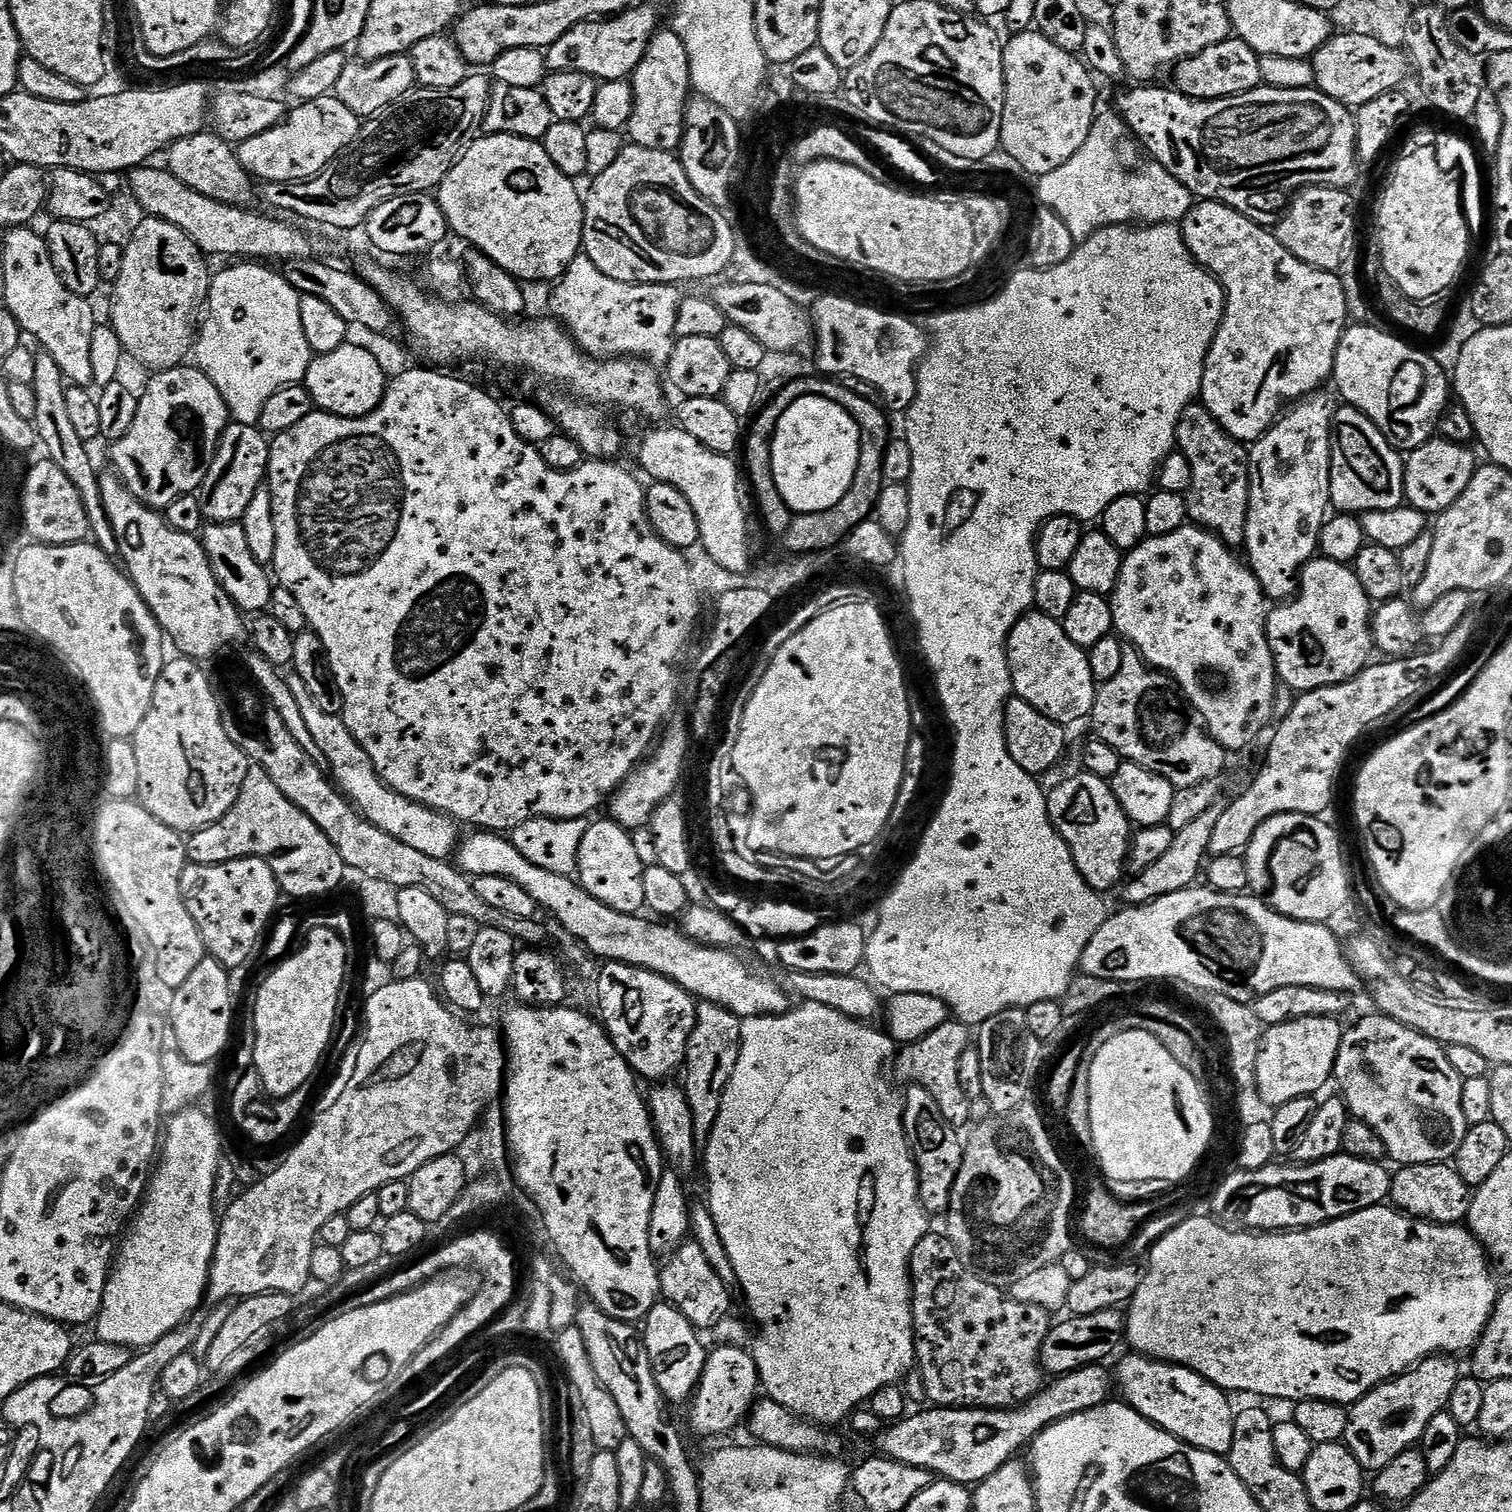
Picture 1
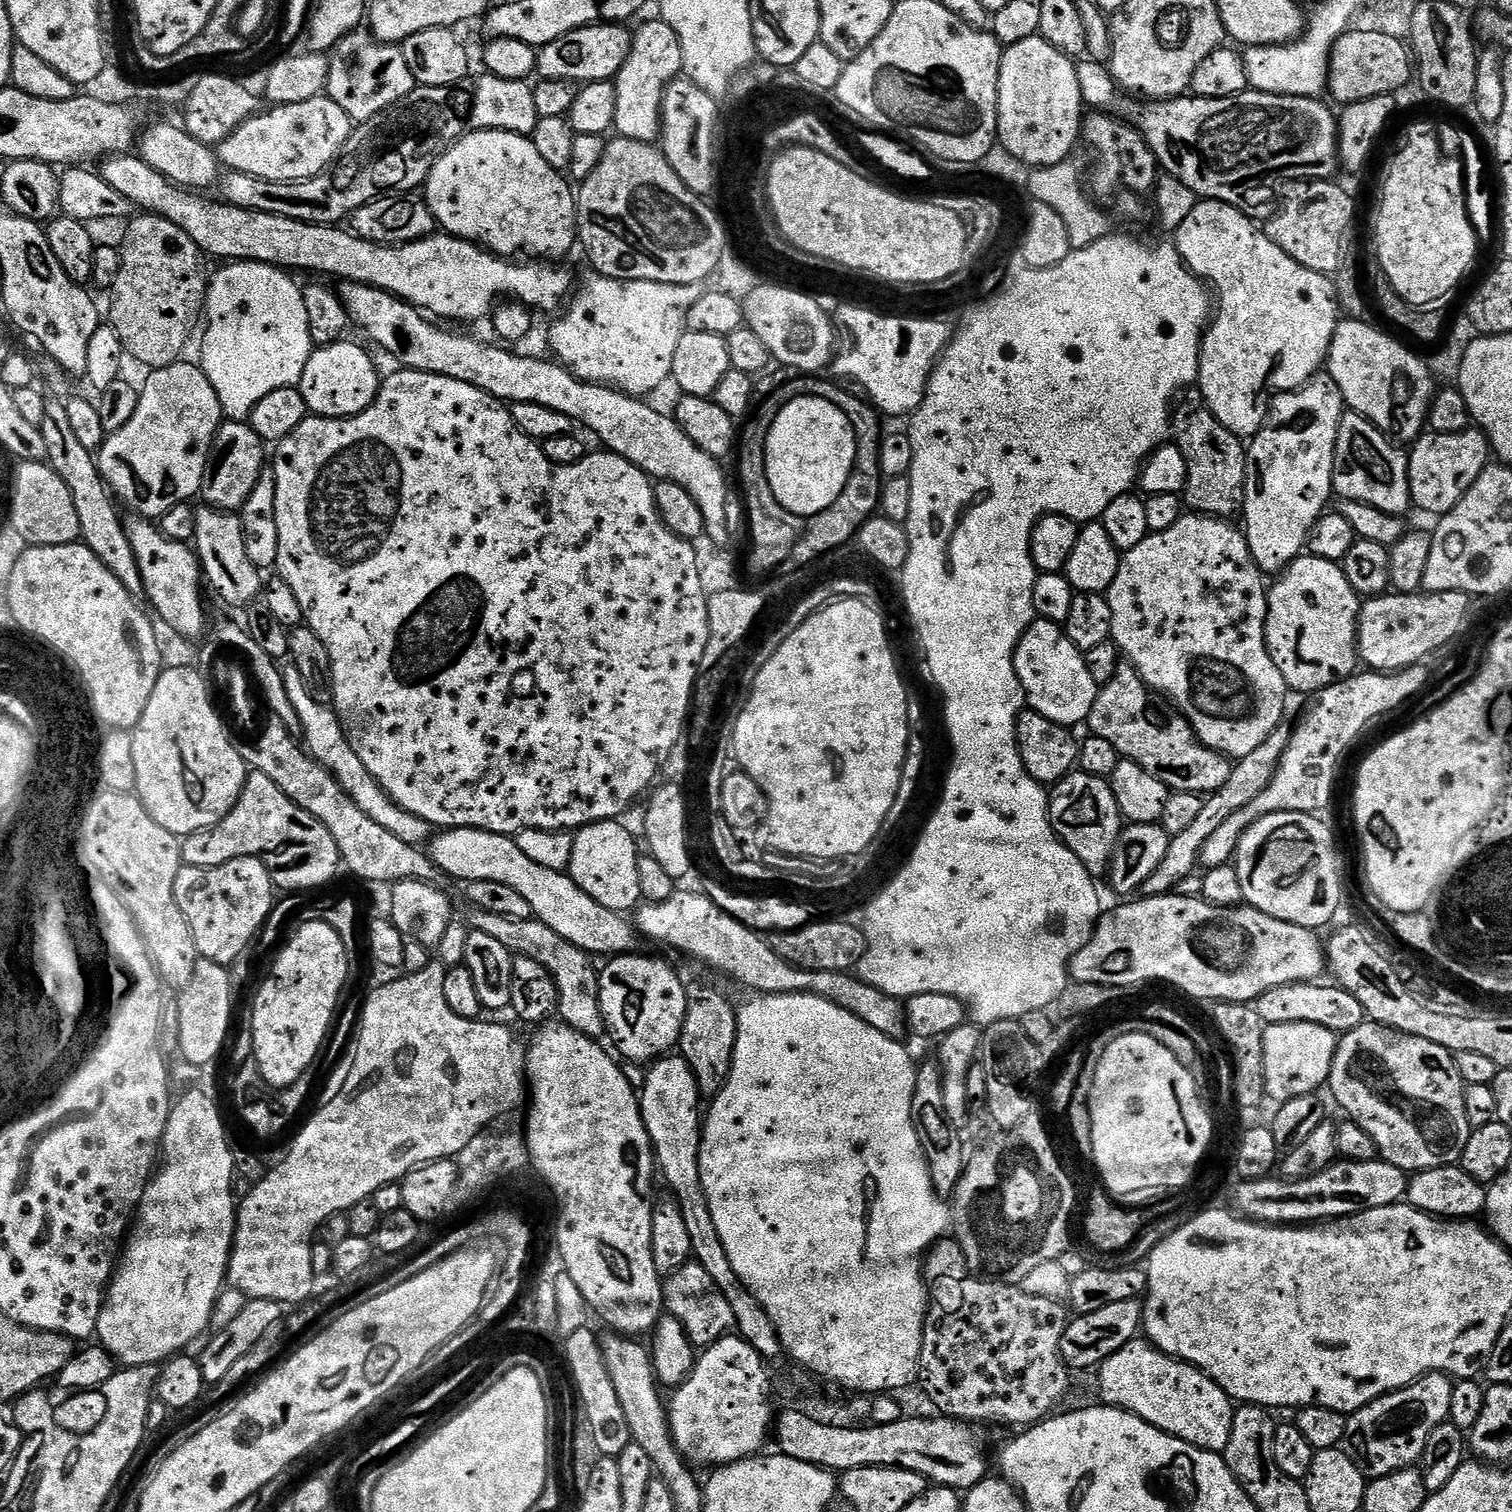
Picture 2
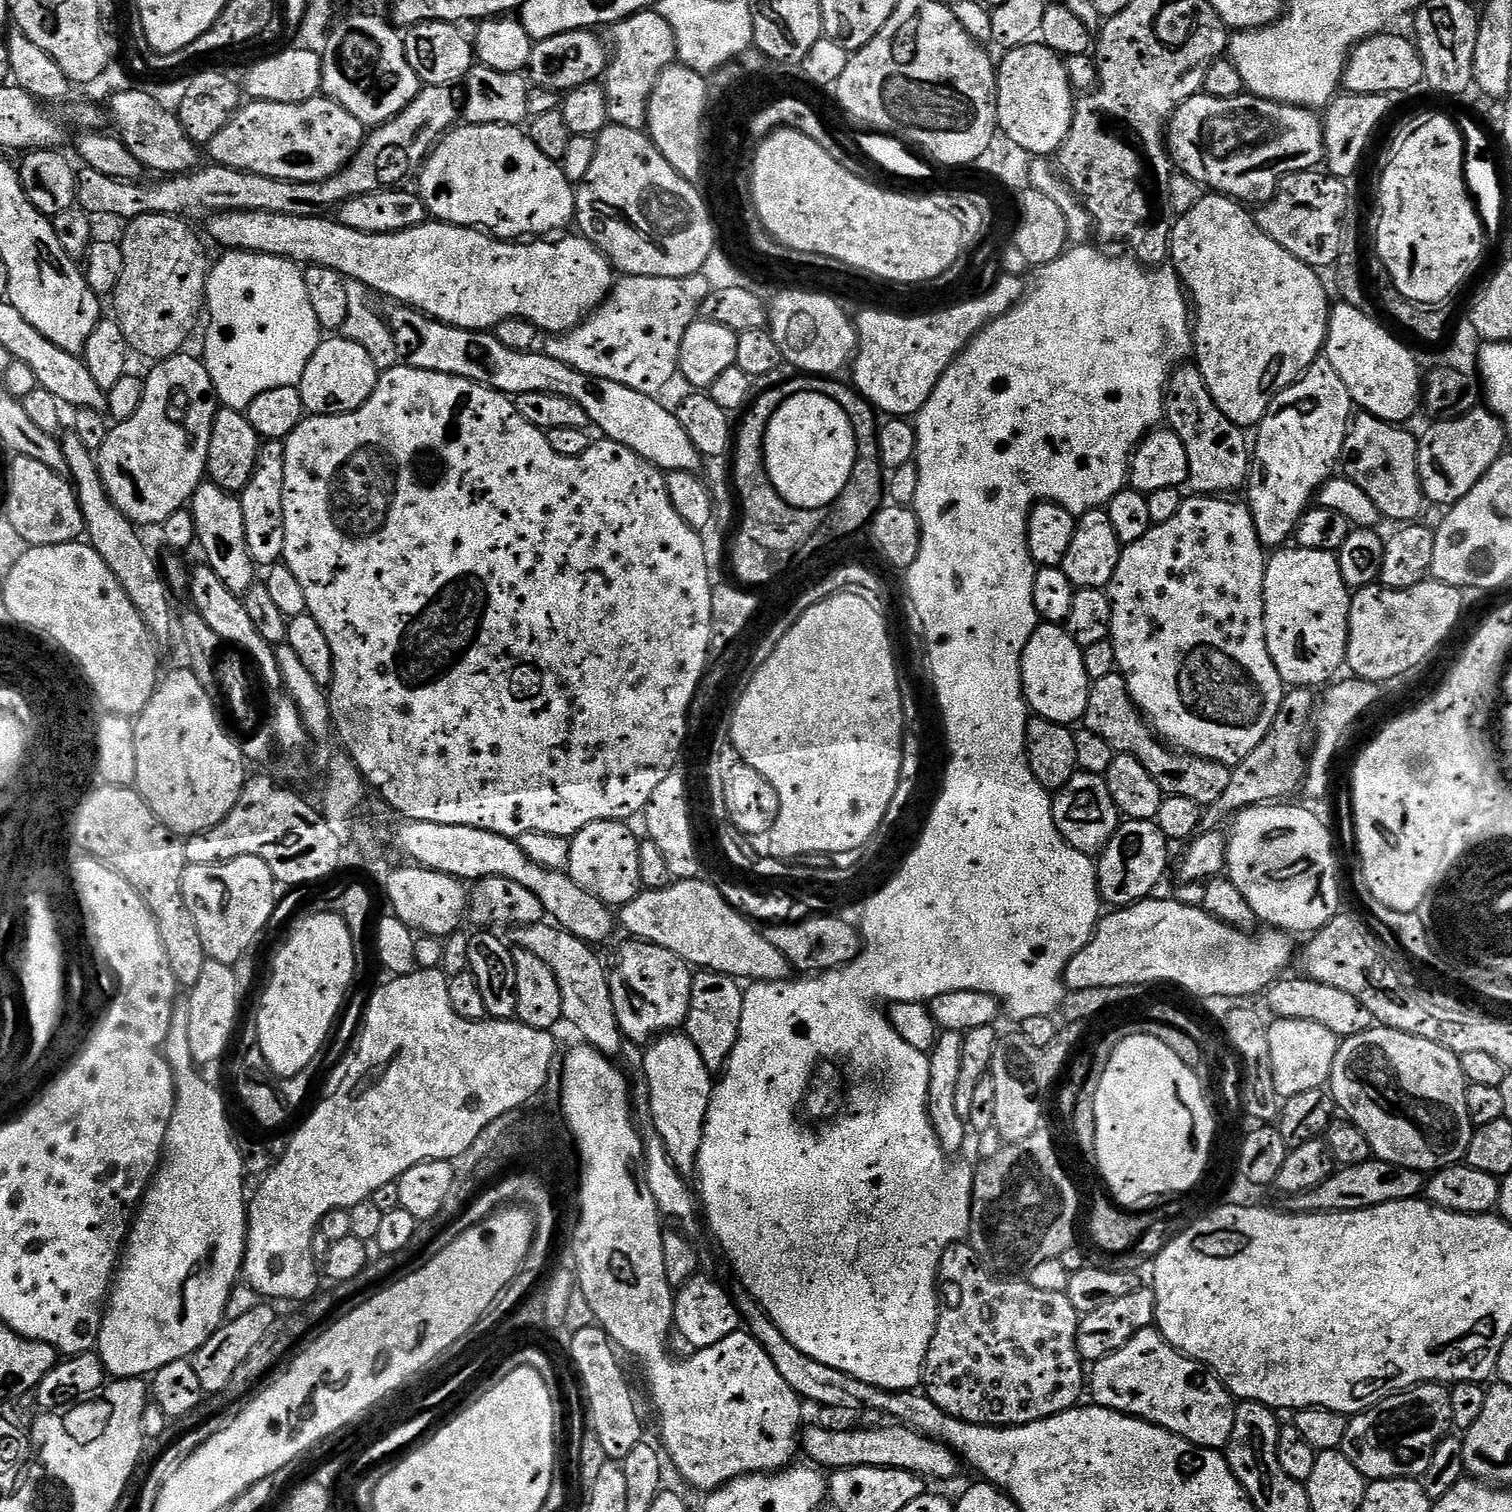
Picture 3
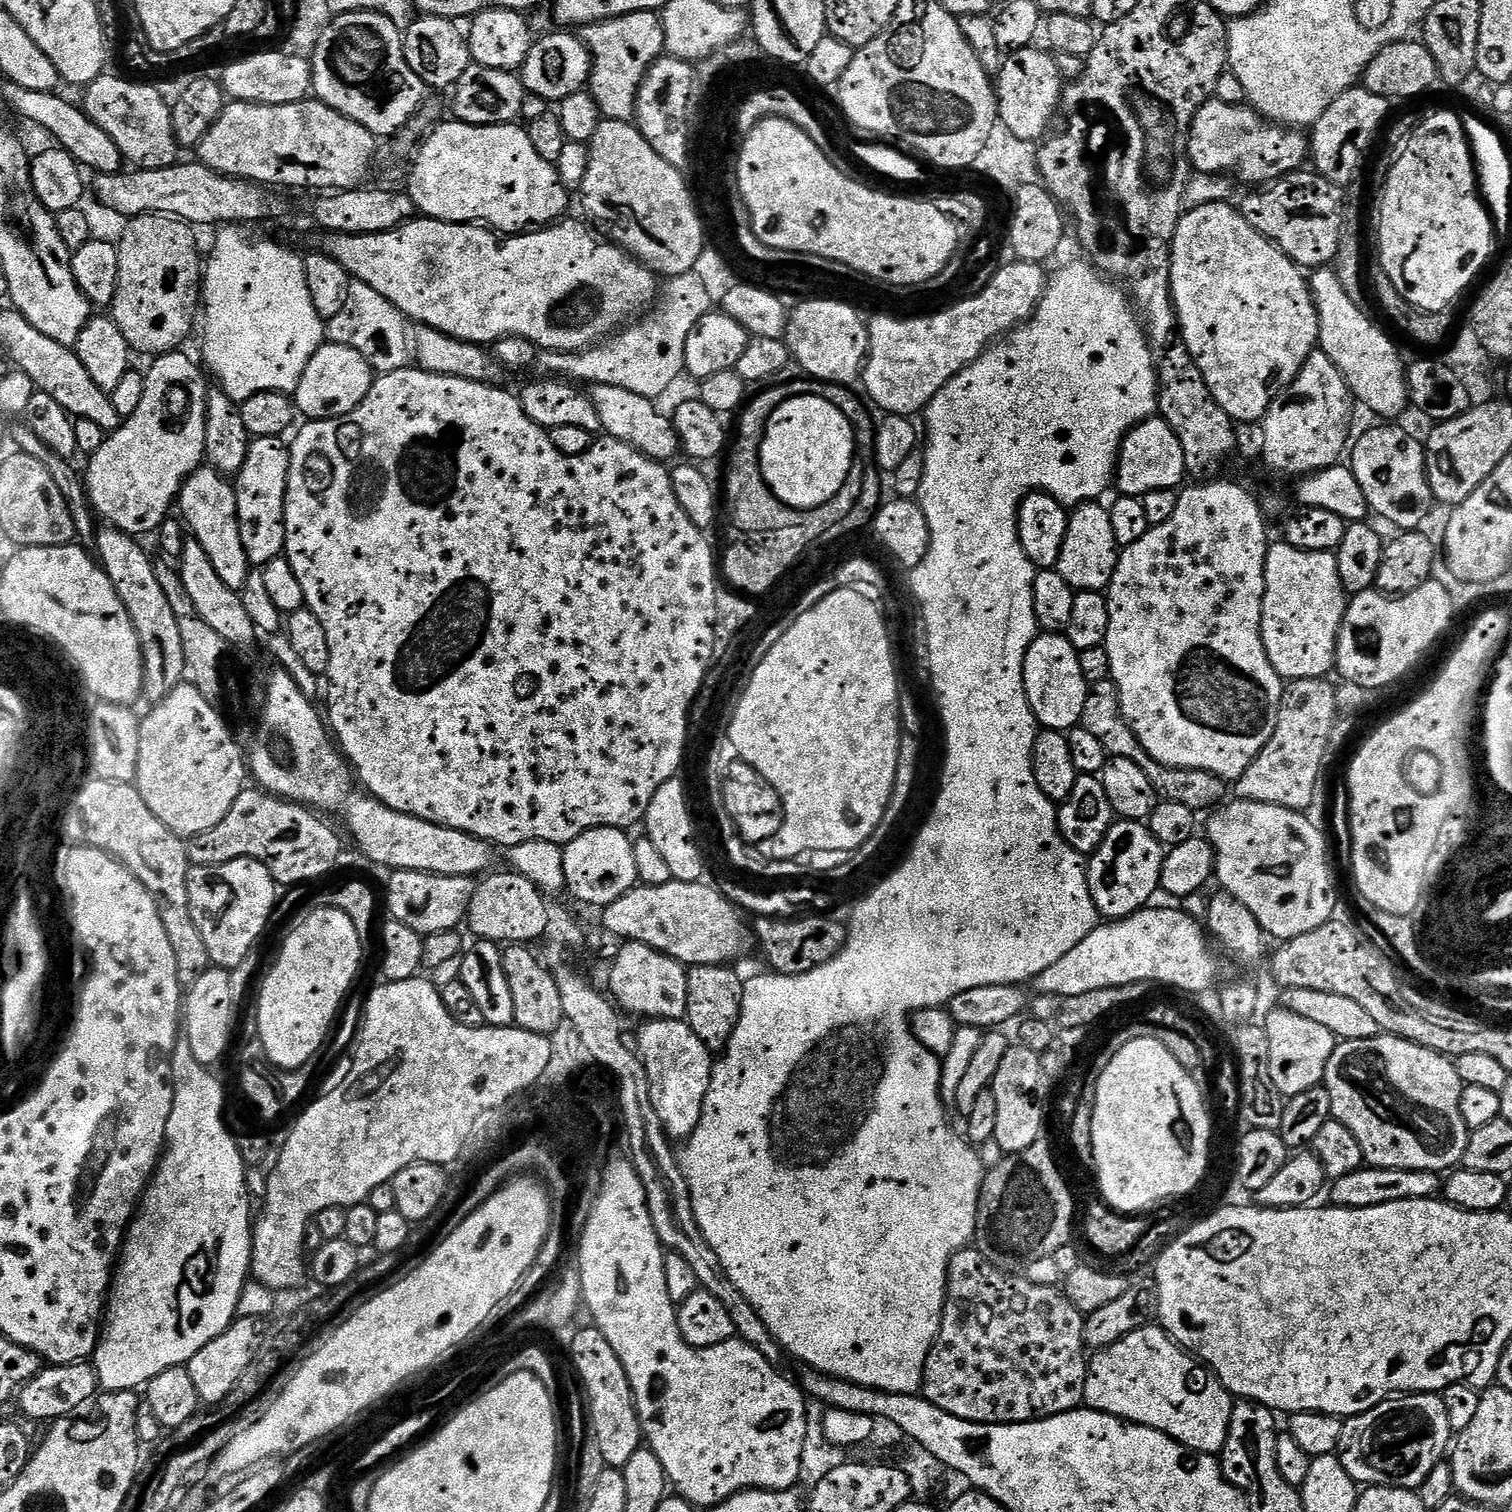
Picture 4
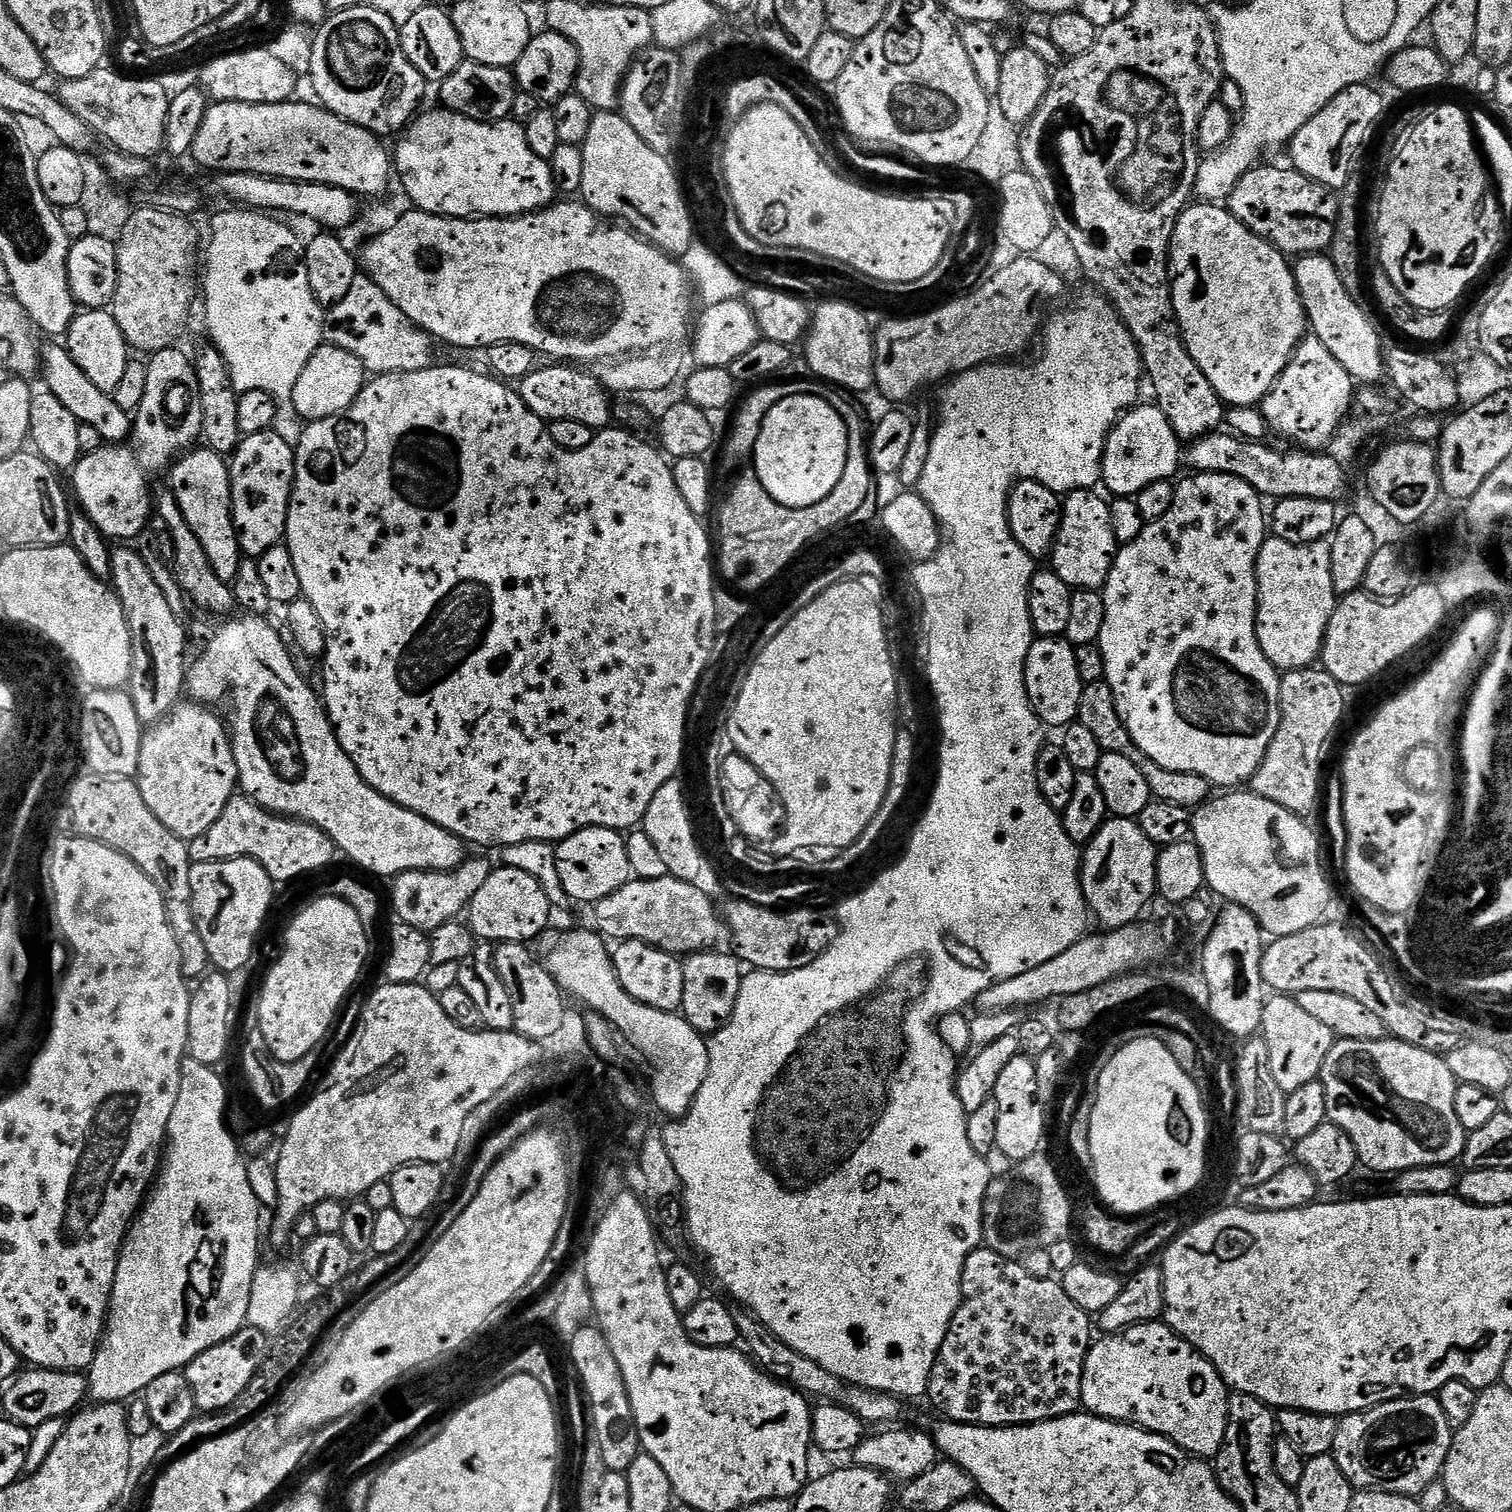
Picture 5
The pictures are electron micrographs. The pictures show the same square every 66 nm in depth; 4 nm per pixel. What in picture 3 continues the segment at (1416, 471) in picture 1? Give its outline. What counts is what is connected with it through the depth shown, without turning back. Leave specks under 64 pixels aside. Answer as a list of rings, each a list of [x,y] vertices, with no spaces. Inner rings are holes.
[[[1477,406],[1462,417],[1437,420],[1428,425],[1430,426],[1425,430],[1424,437],[1419,437],[1417,446],[1417,474],[1421,490],[1429,505],[1432,503],[1451,506],[1457,504],[1466,494],[1470,494],[1482,474],[1486,474],[1486,470],[1490,470],[1490,466],[1494,466],[1494,462],[1498,462],[1498,458],[1505,455],[1504,443],[1509,443],[1510,438],[1504,433],[1504,423],[1496,417],[1495,412],[1484,406]]]

